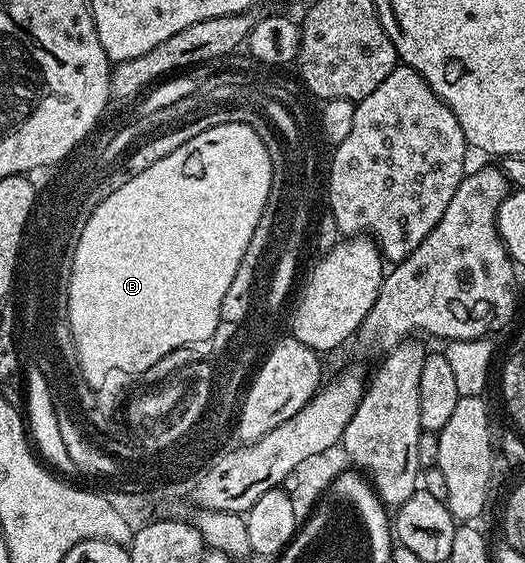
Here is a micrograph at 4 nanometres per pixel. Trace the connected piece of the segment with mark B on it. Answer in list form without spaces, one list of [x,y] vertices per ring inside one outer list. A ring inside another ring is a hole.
[[[241,123],[221,124],[191,137],[186,144],[179,145],[175,153],[167,153],[163,161],[155,161],[151,169],[143,169],[143,173],[131,177],[131,181],[119,185],[119,189],[115,189],[115,193],[108,195],[95,209],[95,213],[91,213],[87,225],[83,225],[83,237],[79,237],[79,249],[75,249],[75,265],[71,269],[69,282],[70,329],[74,344],[77,346],[80,378],[89,387],[99,389],[104,385],[105,378],[107,383],[110,377],[118,373],[125,377],[141,377],[145,370],[155,365],[161,357],[166,357],[172,350],[192,347],[205,339],[213,338],[217,325],[221,322],[223,293],[227,293],[227,285],[231,285],[243,261],[248,242],[251,241],[255,227],[268,203],[272,175],[273,162],[255,129],[251,125]]]

